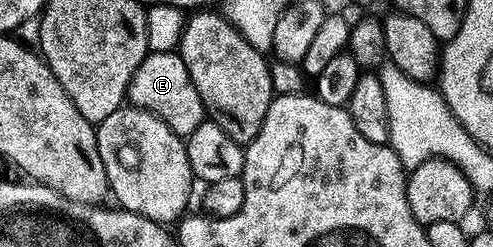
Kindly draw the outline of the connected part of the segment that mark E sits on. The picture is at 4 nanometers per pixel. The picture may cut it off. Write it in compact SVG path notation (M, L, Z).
M177 51L150 52L136 66L136 74L132 74L132 82L126 91L126 100L131 105L145 112L151 112L160 122L164 122L177 136L187 137L207 119L204 106L200 102L200 94L196 94L196 86L192 86L192 78L188 74L188 66L184 66Z

